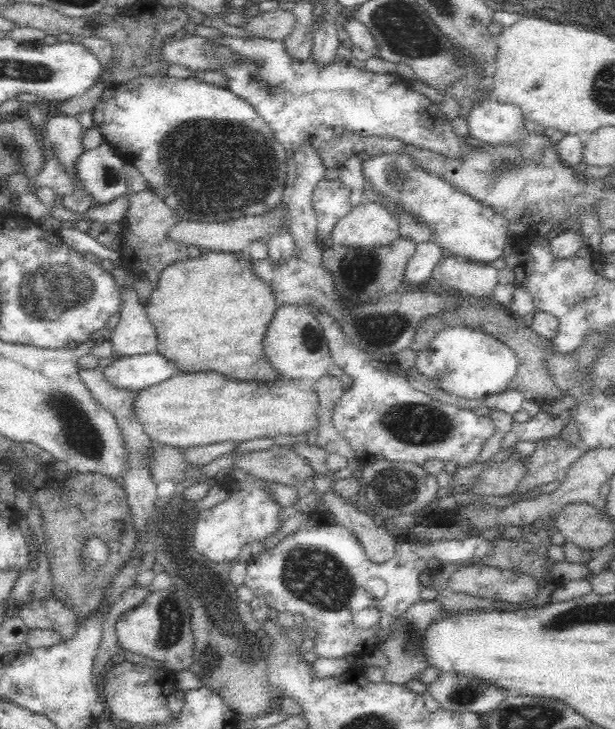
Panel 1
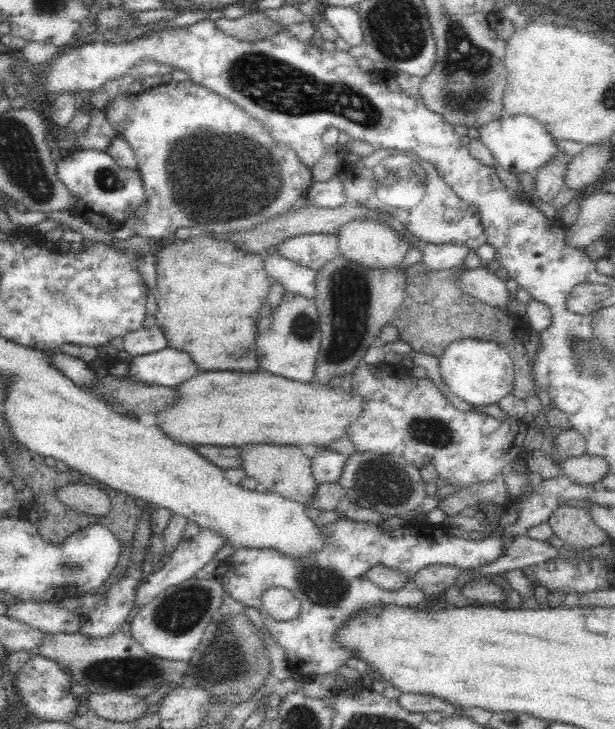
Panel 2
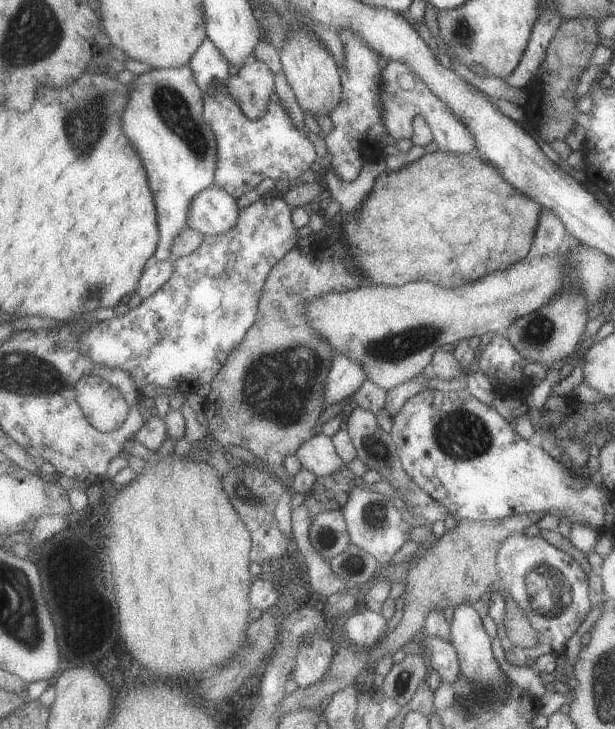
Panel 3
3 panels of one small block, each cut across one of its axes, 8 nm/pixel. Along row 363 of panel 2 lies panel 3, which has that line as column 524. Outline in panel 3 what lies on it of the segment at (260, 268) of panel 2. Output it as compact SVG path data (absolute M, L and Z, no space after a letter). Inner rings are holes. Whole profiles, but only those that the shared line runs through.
M439 150L403 166L399 172L379 176L363 210L353 218L341 216L337 222L343 224L351 240L349 250L353 262L365 272L371 284L403 288L411 282L431 282L441 288L451 288L479 280L487 272L511 268L517 260L527 258L533 252L539 216L541 206L527 194L515 190L489 160L479 158L475 152L459 154Z

